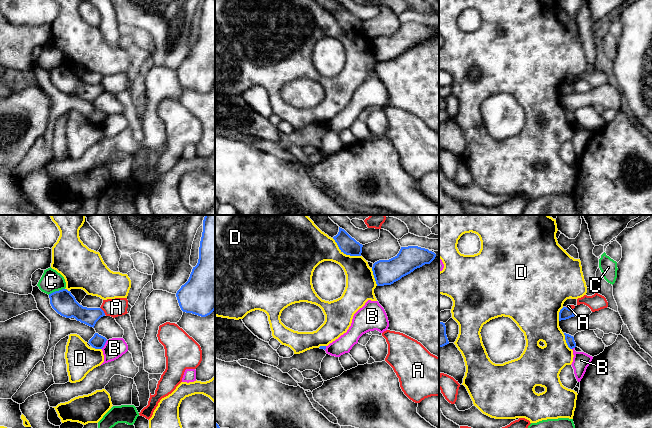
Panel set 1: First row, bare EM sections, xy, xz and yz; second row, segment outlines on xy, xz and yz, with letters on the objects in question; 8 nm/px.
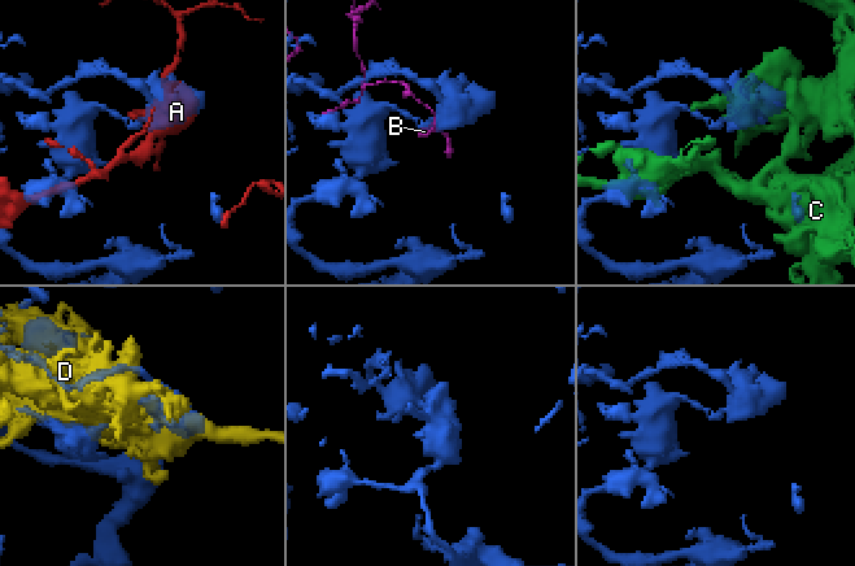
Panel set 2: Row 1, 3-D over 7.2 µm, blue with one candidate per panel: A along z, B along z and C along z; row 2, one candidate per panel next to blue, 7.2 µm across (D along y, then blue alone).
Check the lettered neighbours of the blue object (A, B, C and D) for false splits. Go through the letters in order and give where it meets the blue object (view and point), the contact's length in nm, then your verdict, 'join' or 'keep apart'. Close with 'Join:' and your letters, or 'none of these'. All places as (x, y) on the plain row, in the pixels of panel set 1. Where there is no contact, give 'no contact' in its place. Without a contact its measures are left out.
A: meets blue in xy at (103, 87); contact 80 nm long; keep apart
B: meets blue in xy at (104, 120); contact 90 nm long; keep apart
C: meets blue in xy at (56, 67); contact 140 nm long; keep apart
D: meets blue in xz at (345, 29); contact 280 nm long; keep apart
Join: none of these

